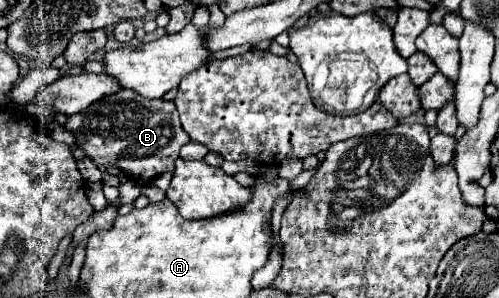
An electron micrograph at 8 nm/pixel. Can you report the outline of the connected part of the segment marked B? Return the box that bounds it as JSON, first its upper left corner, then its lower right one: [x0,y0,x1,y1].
[63,89,189,185]

